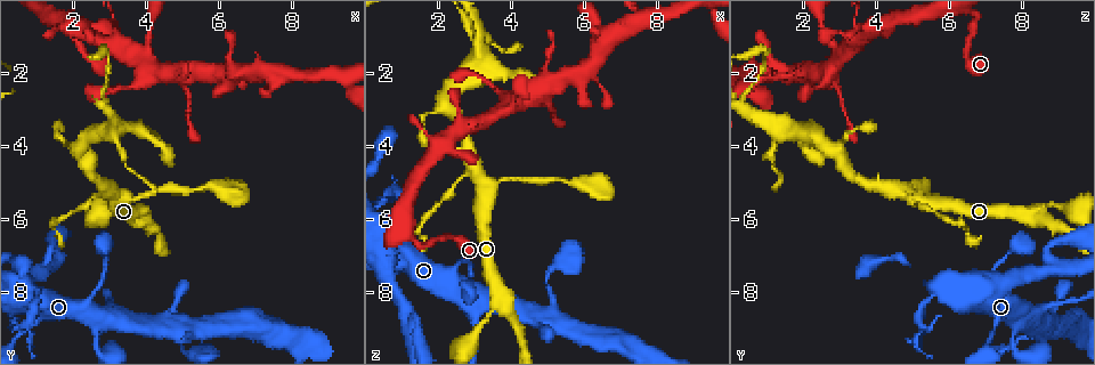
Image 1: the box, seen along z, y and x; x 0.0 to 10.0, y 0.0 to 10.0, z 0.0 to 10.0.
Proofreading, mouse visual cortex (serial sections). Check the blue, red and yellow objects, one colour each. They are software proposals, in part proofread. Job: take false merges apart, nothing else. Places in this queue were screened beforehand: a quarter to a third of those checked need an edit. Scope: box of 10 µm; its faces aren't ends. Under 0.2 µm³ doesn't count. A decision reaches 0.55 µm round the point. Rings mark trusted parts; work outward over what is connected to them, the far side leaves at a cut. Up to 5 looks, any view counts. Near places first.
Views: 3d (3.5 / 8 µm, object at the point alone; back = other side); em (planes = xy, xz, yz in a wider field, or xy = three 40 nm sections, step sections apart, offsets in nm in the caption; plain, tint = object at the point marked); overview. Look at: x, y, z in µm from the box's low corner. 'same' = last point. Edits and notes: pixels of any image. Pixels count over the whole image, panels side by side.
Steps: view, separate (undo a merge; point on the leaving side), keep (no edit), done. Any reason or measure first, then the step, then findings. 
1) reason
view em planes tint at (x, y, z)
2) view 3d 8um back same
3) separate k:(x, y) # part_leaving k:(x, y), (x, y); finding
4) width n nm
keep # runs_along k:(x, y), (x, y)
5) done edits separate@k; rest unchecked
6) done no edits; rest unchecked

a narrow waist
view 3d 3.5um at (2.65, 8.95, 7.85)

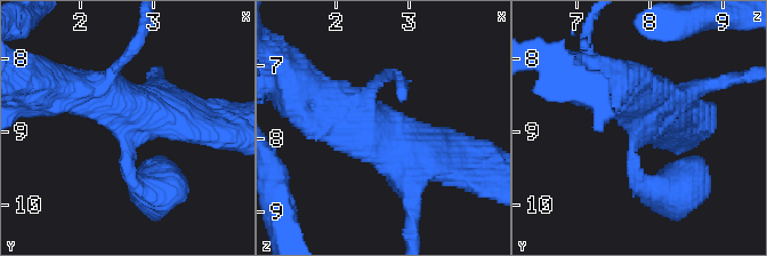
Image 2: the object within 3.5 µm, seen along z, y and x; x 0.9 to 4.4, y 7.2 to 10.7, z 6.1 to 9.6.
view em xy step 2 plain at (2.60, 9.00, 7.85)

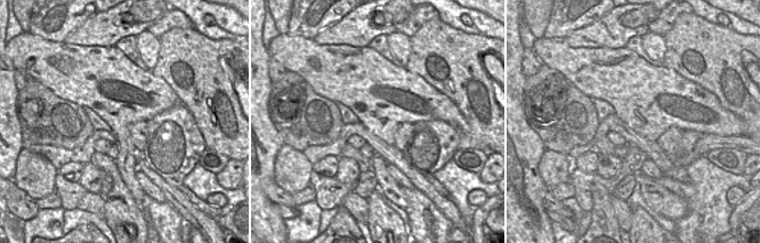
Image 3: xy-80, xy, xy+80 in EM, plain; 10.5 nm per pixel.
view em xy step 2 tint same

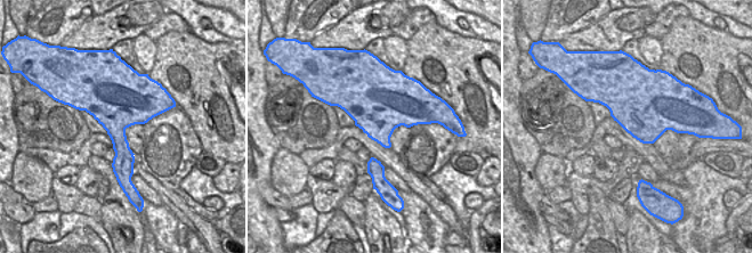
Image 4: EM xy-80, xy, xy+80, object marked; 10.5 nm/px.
keep # runs_along 2:(317, 96), (429, 158), (447, 160); continuous, no second cell

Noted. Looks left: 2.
sharp bend
view 3d 3.5um at (5.10, 9.05, 8.70)

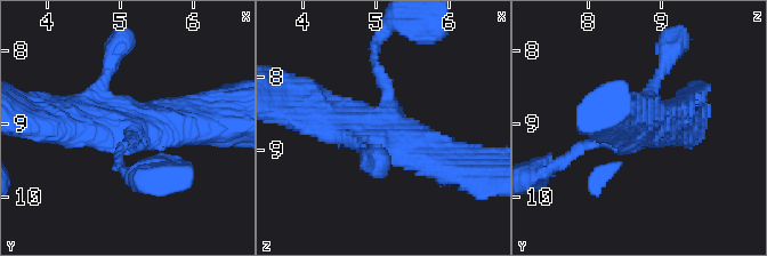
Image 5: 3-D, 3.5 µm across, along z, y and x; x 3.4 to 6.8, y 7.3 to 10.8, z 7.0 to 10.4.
arms 3; arm_widths 150, 500, 500 nm
view em planes tint at (5.05, 9.05, 8.70)

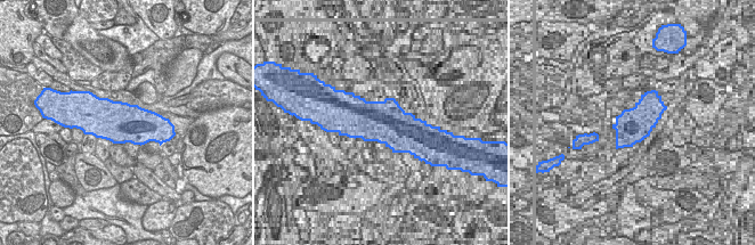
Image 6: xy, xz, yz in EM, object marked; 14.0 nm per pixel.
width 600 nm
keep # runs_along 5:(307, 113), (451, 157); all the same cell

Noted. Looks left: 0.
done no edits; rest unchecked

